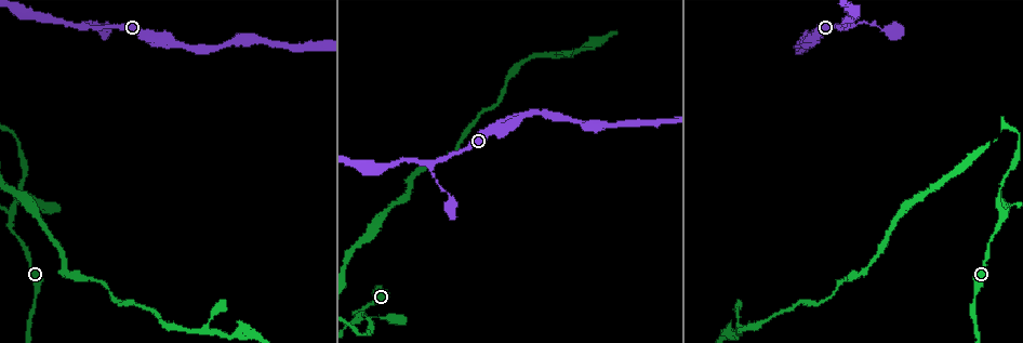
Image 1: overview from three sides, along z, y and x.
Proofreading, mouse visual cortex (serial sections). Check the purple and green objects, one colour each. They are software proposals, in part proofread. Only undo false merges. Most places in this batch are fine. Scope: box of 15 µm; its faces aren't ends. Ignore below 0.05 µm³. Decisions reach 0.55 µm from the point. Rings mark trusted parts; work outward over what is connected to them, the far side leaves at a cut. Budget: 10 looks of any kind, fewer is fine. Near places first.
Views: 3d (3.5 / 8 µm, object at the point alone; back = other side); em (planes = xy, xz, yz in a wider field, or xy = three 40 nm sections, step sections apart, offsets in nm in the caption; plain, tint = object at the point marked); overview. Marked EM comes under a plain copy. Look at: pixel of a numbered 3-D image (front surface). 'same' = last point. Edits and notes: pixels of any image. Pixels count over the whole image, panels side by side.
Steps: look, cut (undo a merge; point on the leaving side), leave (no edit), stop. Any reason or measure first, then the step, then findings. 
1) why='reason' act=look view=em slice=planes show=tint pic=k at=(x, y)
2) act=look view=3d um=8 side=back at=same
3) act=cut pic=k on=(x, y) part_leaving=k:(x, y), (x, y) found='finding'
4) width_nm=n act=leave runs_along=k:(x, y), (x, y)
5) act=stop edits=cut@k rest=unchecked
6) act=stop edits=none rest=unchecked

why='narrows sharply' act=look view=3d um=8 pic=1 at=(36, 295)

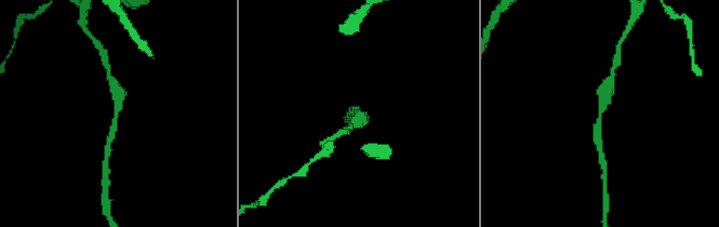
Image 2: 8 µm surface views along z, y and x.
act=look view=3d um=3.5 pic=2 at=(116, 116)

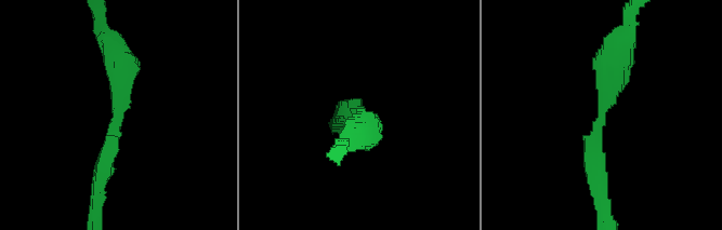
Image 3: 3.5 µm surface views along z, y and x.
arm_widths_nm=250,400 why='shape alone is not enough' act=look view=em slice=planes show=tint pic=3 at=(117, 120)

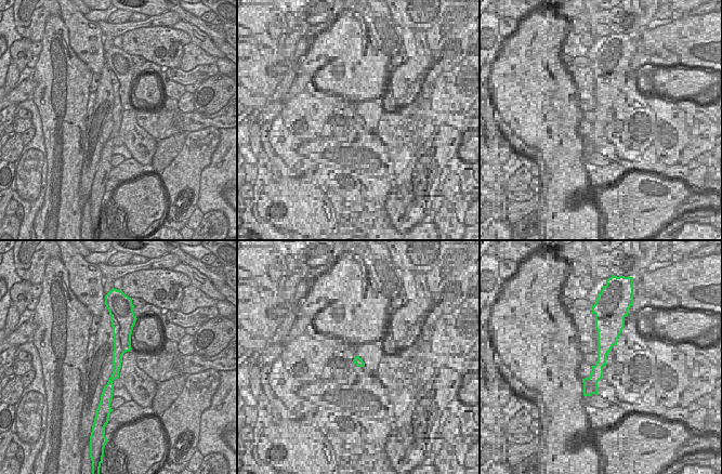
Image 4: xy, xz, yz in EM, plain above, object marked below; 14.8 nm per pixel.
act=leave runs_along=4:(119, 327), (117, 367), (108, 395) found='continuous, no second cell'

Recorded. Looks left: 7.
why='three arms meet' act=look view=3d um=3.5 pic=1 at=(20, 187)

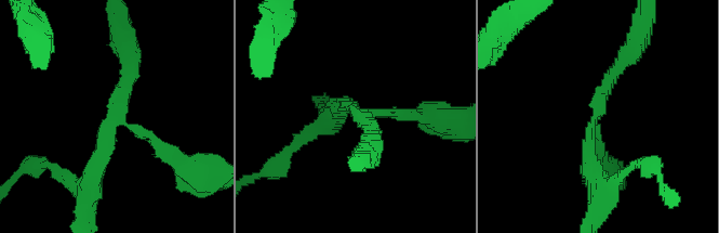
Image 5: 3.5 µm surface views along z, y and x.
act=cut pic=5 on=(158, 144) part_leaving=5:(129, 124), (182, 164), (218, 173) found='two cells meet here'

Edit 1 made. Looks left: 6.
why='thin neck' act=look view=3d um=3.5 side=back pic=1 at=(85, 27)

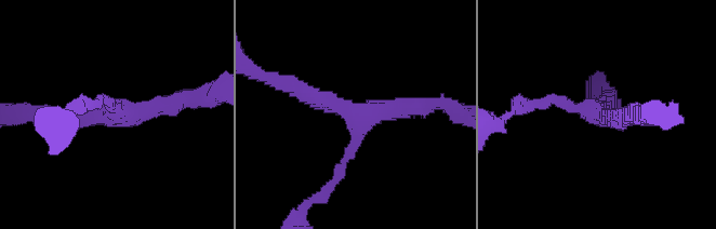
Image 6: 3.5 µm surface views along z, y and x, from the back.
arms=3 arm_widths_nm=150,250,300 why='need the tissue' act=look view=em slice=xy step=2 show=tint pic=6 at=(360, 115)

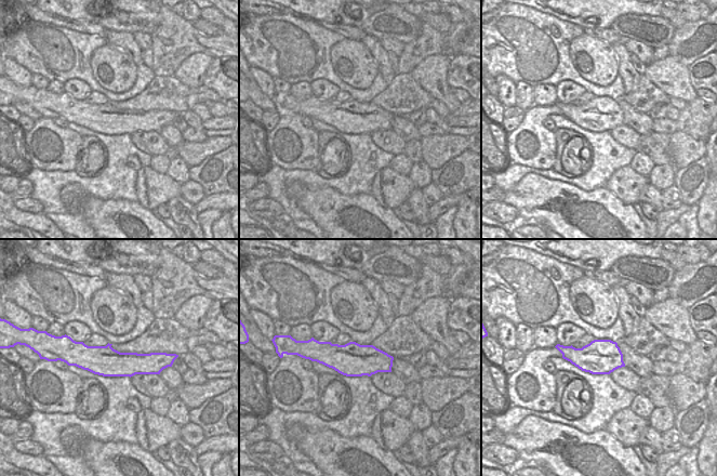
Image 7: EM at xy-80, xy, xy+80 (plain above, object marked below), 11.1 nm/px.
act=leave found='one cell here'

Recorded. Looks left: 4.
why='side arm on a straight run' act=look view=3d um=3.5 side=back pic=1 at=(551, 56)

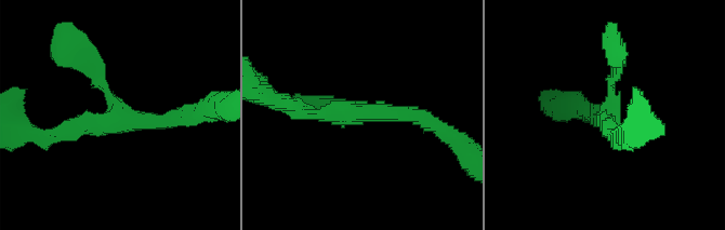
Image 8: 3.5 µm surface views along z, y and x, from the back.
arms=3 arm_widths_nm=150,200,250 why='shape alone is not enough' act=look view=em slice=xy step=5 show=tint pic=8 at=(118, 120)

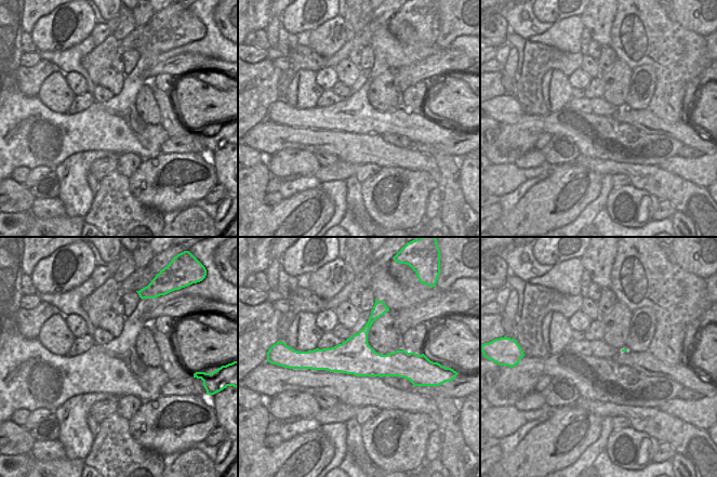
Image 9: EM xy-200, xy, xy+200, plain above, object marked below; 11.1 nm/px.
act=leave runs_along=8:(187, 116), (51, 135) found='continuous, no second cell'

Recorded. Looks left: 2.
act=stop edits=cut@5 rest=unchecked

